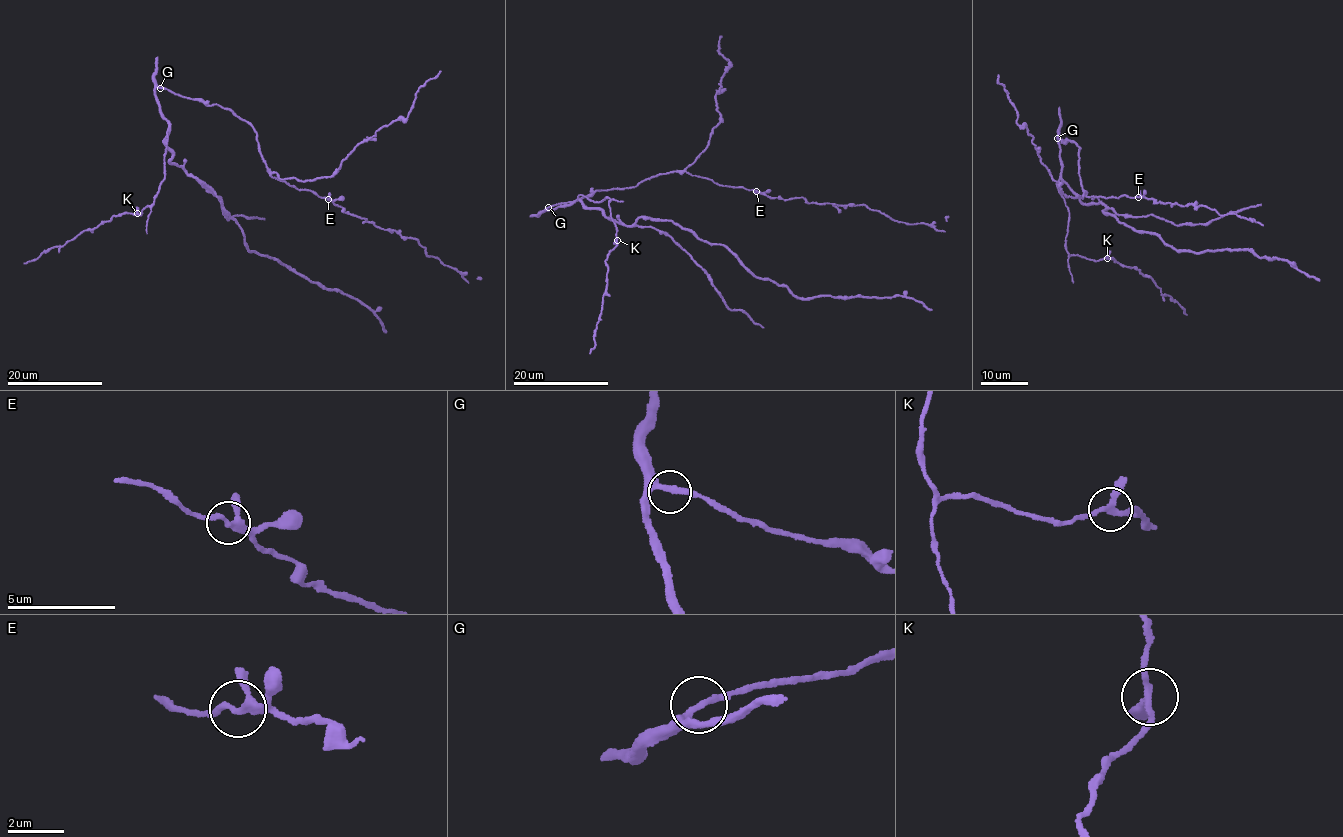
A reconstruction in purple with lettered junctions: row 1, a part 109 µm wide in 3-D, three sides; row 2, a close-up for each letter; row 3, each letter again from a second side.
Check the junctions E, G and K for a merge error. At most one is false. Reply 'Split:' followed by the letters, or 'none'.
Split: none

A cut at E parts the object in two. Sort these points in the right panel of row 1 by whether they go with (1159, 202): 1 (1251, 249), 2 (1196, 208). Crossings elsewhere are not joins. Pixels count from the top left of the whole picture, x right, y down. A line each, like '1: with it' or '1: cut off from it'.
1: cut off from it
2: with it

